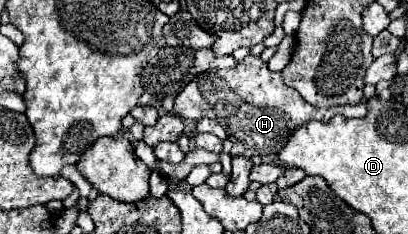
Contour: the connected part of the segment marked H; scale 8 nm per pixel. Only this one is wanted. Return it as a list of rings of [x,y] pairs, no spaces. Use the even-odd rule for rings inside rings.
[[[249,55],[245,61],[237,63],[231,69],[211,69],[195,77],[177,97],[175,97],[175,111],[183,119],[199,121],[209,117],[217,121],[221,127],[229,127],[229,139],[233,141],[231,155],[245,155],[253,157],[259,155],[267,163],[277,163],[277,151],[285,145],[291,131],[305,121],[321,121],[327,123],[333,115],[343,117],[363,117],[367,113],[367,105],[341,105],[333,109],[317,109],[305,103],[293,87],[273,87],[285,85],[281,73],[269,71],[267,63],[260,57]],[[243,117],[243,119],[241,119]]]

